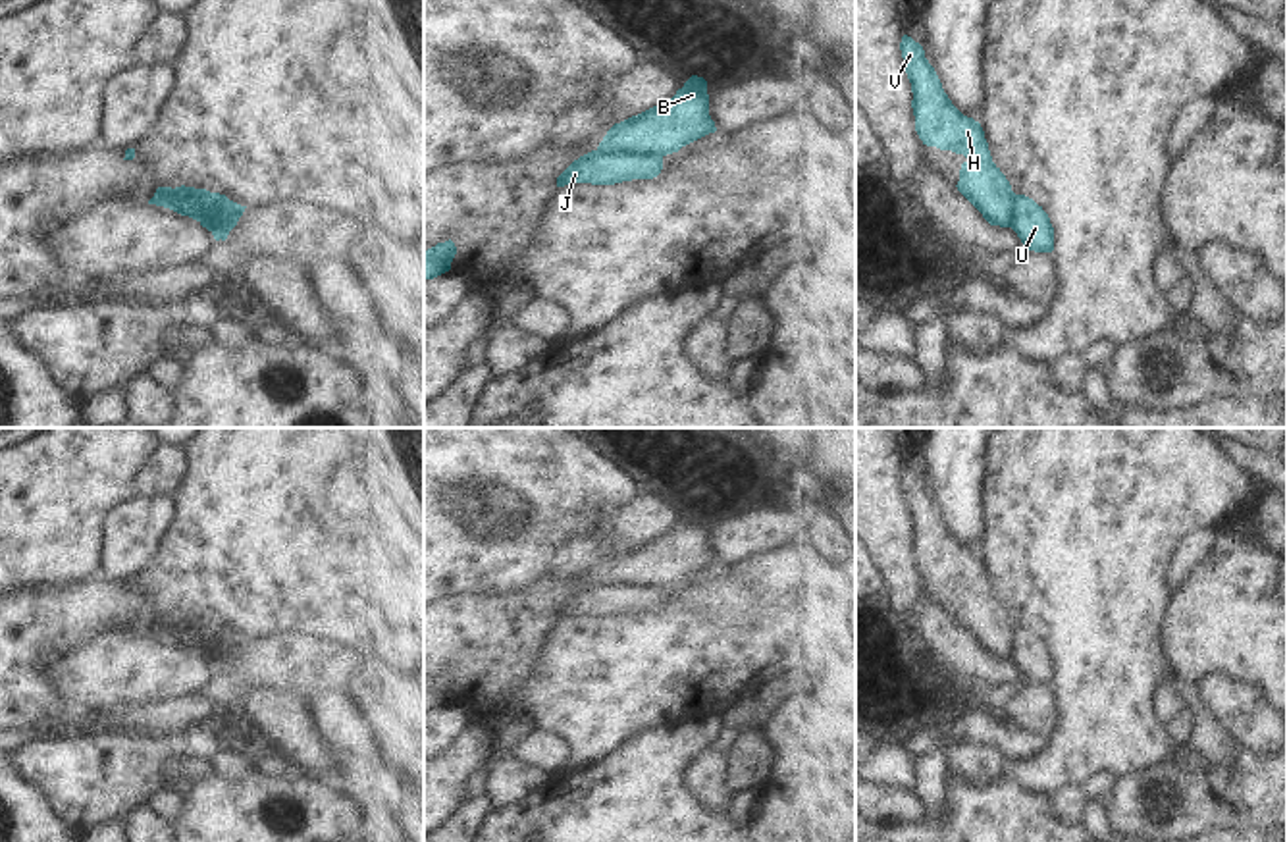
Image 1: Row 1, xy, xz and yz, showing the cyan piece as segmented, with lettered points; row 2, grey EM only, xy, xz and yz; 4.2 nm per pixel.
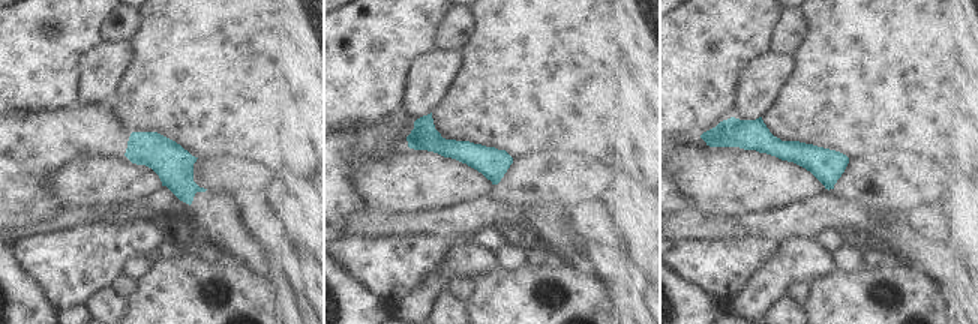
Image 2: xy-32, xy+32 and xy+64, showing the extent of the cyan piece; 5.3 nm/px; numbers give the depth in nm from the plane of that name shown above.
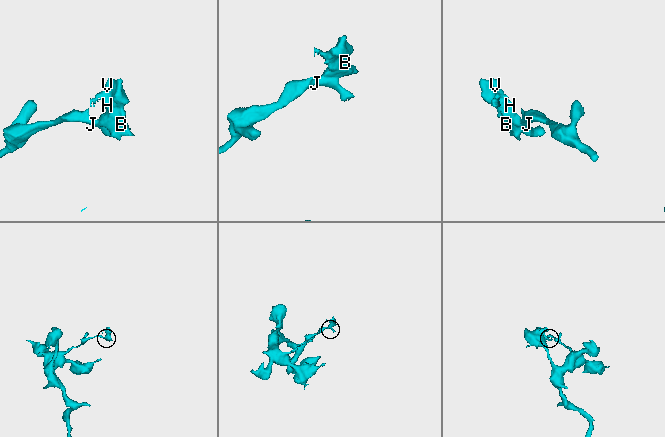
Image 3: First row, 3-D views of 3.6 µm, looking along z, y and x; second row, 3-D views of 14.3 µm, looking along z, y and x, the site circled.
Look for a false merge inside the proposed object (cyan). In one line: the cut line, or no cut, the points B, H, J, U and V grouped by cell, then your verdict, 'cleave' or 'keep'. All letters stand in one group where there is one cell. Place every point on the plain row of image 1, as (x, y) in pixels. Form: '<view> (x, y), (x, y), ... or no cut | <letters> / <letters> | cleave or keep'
xy (172, 621), (178, 627), (210, 638), (222, 638), (230, 646) | B H V / J U | cleave

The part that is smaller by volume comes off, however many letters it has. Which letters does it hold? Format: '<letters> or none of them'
B, H, V

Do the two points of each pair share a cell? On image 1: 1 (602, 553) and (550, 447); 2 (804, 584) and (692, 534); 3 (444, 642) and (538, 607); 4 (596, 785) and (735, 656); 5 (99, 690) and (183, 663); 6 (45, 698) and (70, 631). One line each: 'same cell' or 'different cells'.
1: same cell
2: different cells
3: same cell
4: different cells
5: same cell
6: same cell

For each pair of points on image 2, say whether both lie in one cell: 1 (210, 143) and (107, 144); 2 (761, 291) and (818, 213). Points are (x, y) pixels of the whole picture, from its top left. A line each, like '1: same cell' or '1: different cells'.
1: different cells
2: different cells

